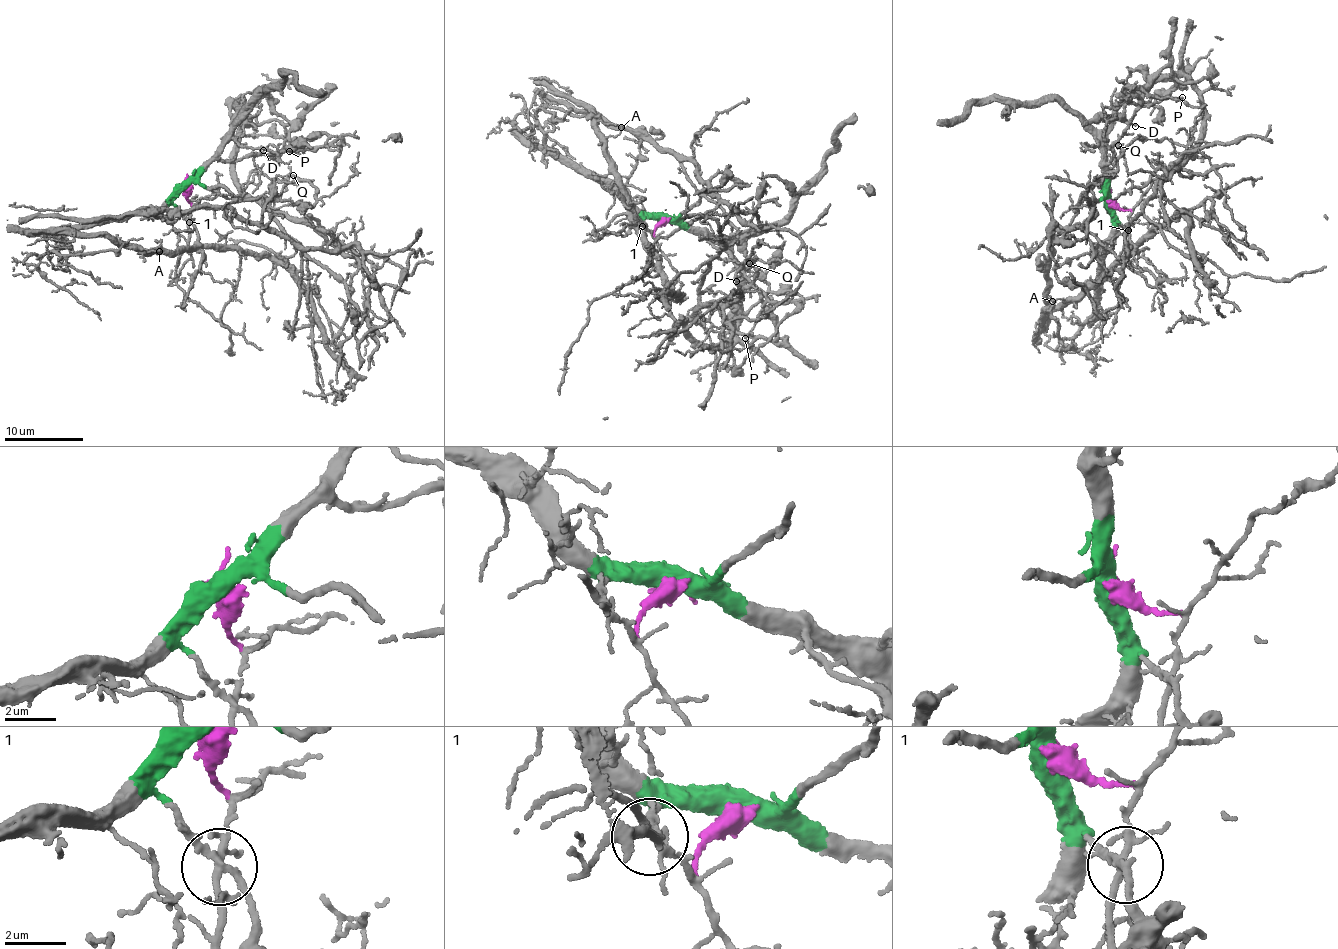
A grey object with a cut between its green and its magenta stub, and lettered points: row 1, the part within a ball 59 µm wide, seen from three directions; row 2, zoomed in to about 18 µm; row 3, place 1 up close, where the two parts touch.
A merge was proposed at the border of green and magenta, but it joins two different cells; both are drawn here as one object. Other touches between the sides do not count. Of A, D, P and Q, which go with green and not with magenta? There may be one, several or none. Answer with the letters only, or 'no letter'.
D, P, Q

